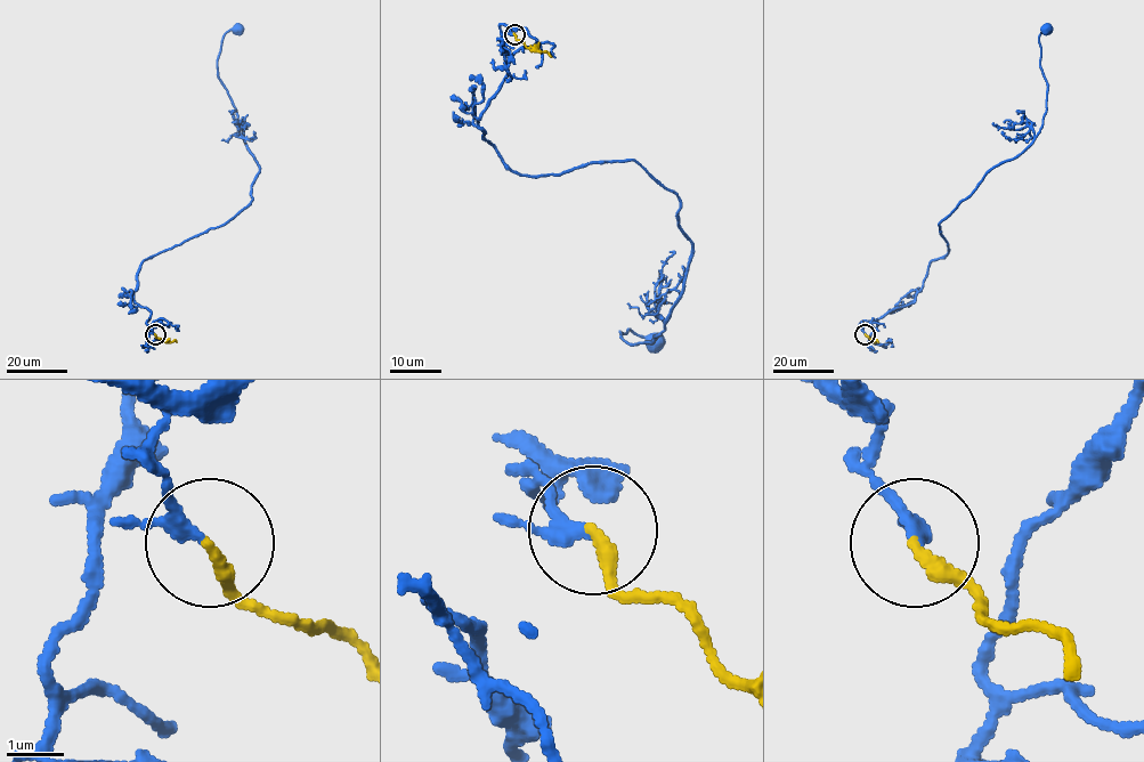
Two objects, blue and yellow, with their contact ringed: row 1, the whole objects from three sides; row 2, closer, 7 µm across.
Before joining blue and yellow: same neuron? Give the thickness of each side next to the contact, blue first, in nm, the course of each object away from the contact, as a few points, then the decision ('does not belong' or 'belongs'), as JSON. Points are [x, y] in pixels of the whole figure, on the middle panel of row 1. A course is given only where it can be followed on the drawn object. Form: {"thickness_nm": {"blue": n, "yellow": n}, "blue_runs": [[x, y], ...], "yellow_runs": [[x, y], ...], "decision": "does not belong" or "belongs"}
{"thickness_nm": {"blue": 170, "yellow": 260}, "blue_runs": [[513, 33], [478, 120], [508, 165], [635, 161], [680, 200], [682, 294], [652, 342], [621, 332], [655, 343]], "yellow_runs": [[513, 33], [530, 50], [546, 51], [551, 57]], "decision": "belongs"}

